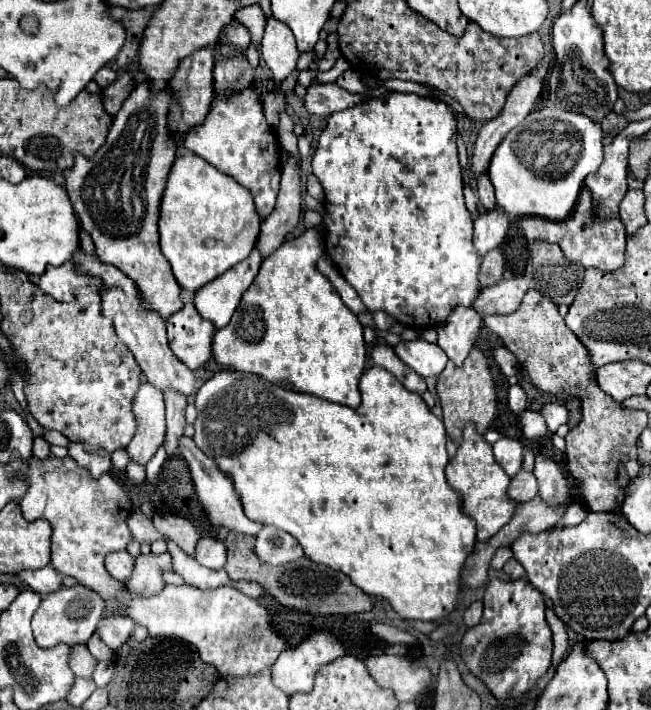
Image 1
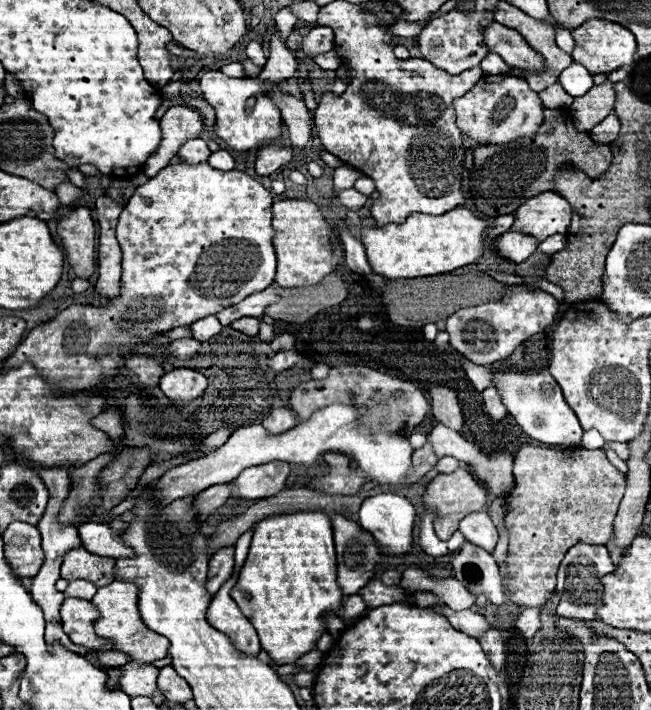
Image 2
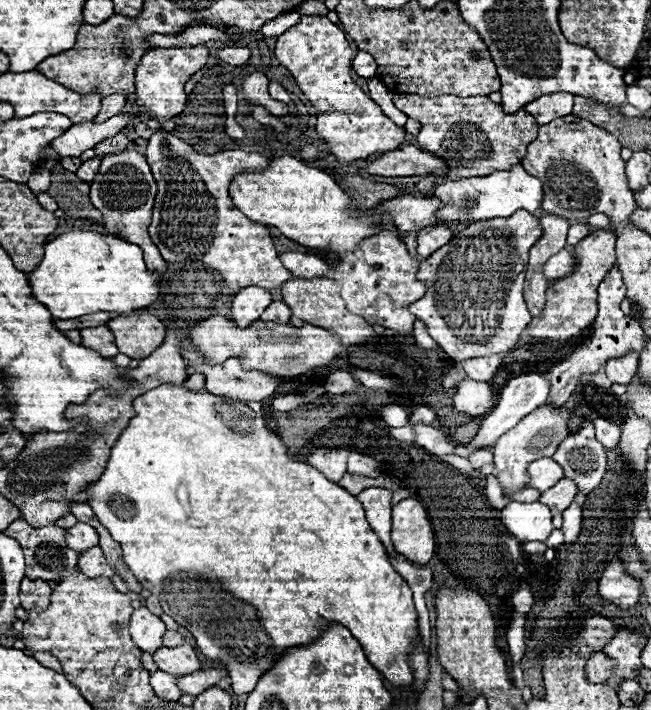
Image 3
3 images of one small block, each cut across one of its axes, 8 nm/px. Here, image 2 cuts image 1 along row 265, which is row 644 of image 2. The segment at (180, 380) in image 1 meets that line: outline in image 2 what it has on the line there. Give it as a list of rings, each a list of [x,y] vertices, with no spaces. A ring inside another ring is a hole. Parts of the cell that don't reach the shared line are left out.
[[[64,598],[60,606],[60,614],[62,614],[64,632],[70,636],[74,644],[90,650],[112,650],[108,642],[104,642],[102,638],[96,638],[96,632],[92,626],[96,618],[96,608],[92,606],[92,602],[80,600],[80,598]]]

